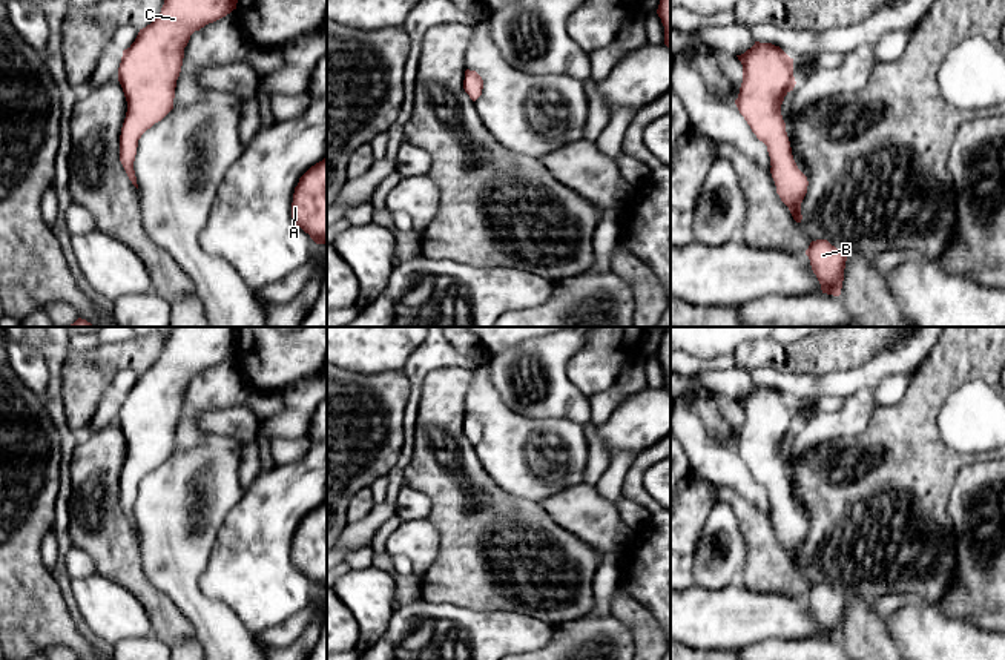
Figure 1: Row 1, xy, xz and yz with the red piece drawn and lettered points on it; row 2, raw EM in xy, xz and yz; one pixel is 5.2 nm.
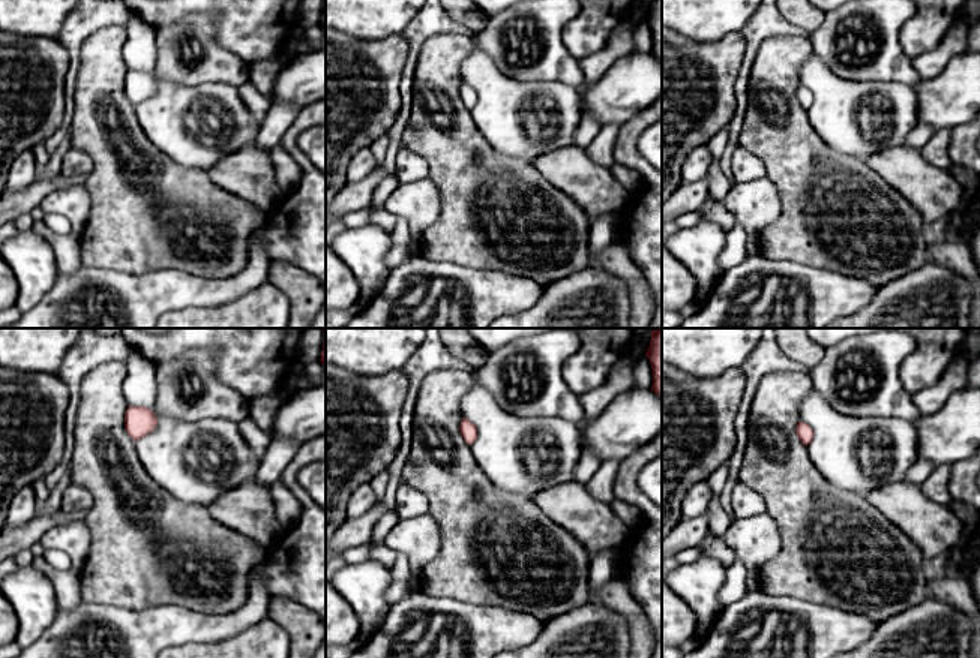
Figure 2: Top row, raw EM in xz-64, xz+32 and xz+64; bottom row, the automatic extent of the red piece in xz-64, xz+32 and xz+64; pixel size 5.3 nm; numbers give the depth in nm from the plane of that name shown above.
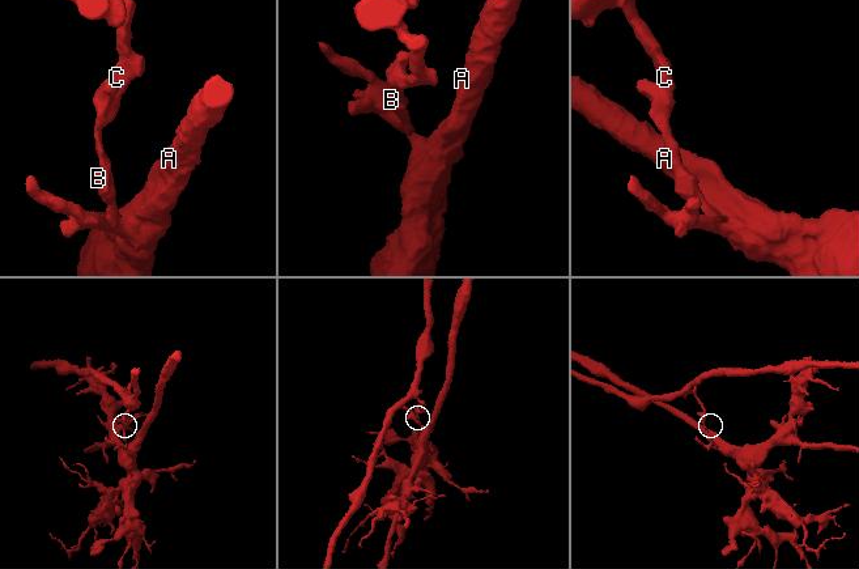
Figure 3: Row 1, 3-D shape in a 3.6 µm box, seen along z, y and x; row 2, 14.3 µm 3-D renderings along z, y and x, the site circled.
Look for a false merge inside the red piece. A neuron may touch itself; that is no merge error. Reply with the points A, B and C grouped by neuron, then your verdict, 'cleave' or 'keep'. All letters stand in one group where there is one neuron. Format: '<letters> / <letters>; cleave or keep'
A B / C; cleave

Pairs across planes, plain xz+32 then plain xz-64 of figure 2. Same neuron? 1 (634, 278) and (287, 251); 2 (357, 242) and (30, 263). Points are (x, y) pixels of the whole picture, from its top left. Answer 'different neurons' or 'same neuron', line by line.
1: different neurons
2: same neuron

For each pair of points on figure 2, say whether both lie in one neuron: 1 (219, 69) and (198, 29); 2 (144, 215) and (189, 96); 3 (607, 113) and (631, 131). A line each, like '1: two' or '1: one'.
1: one
2: two
3: two

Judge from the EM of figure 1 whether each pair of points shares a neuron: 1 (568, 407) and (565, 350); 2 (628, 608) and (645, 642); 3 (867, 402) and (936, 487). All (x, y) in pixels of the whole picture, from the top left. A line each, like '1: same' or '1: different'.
1: same
2: same
3: different

